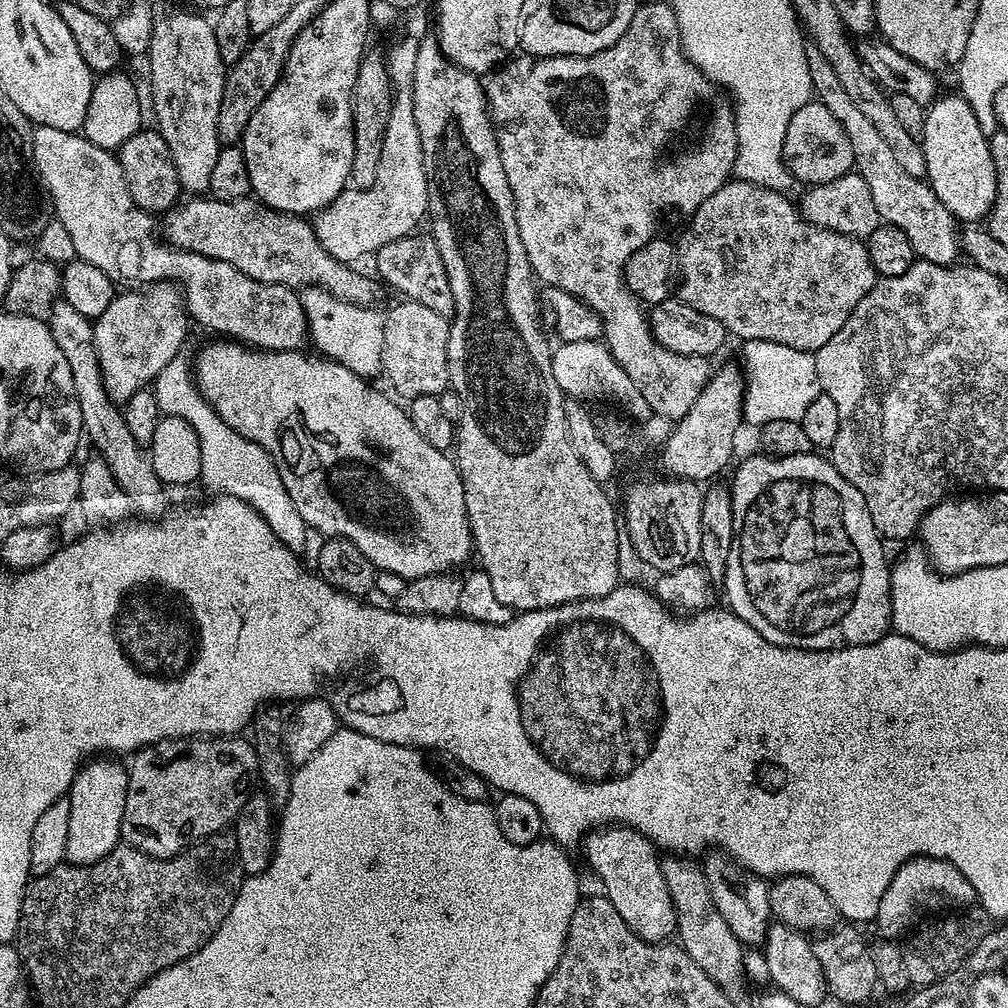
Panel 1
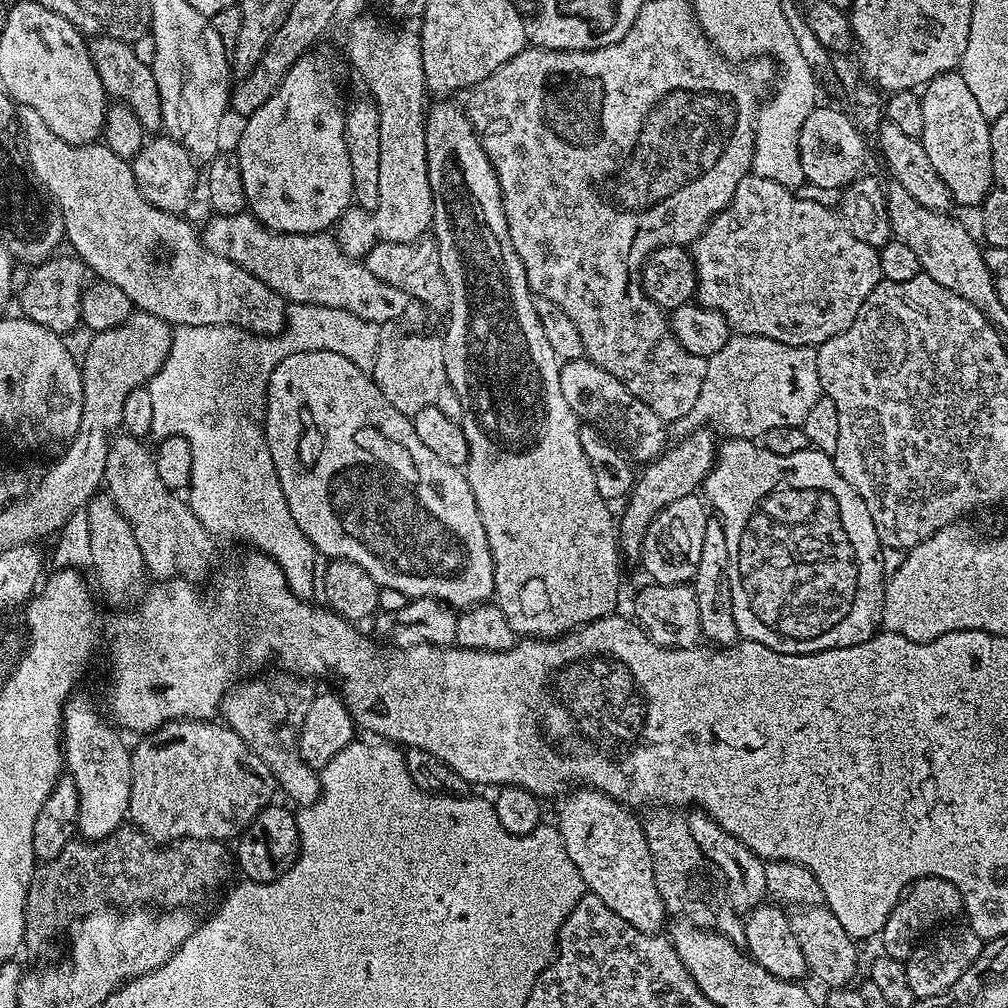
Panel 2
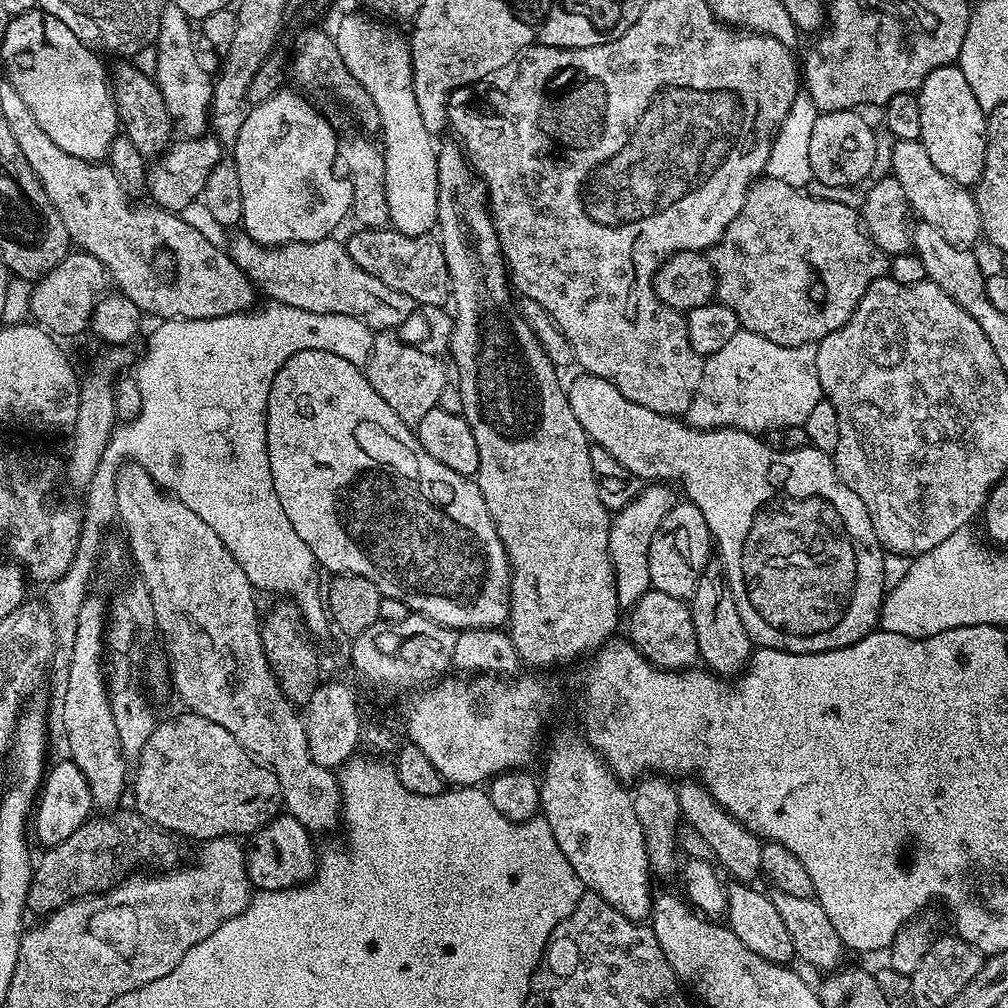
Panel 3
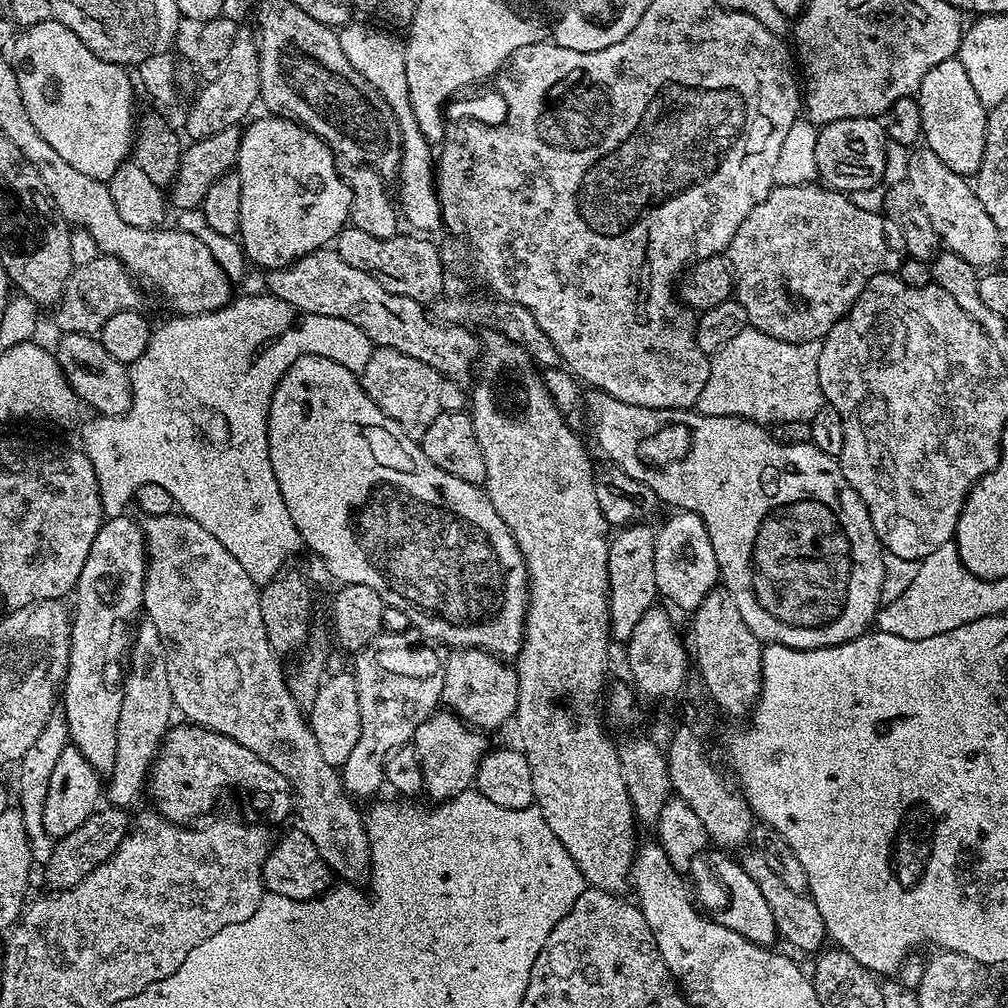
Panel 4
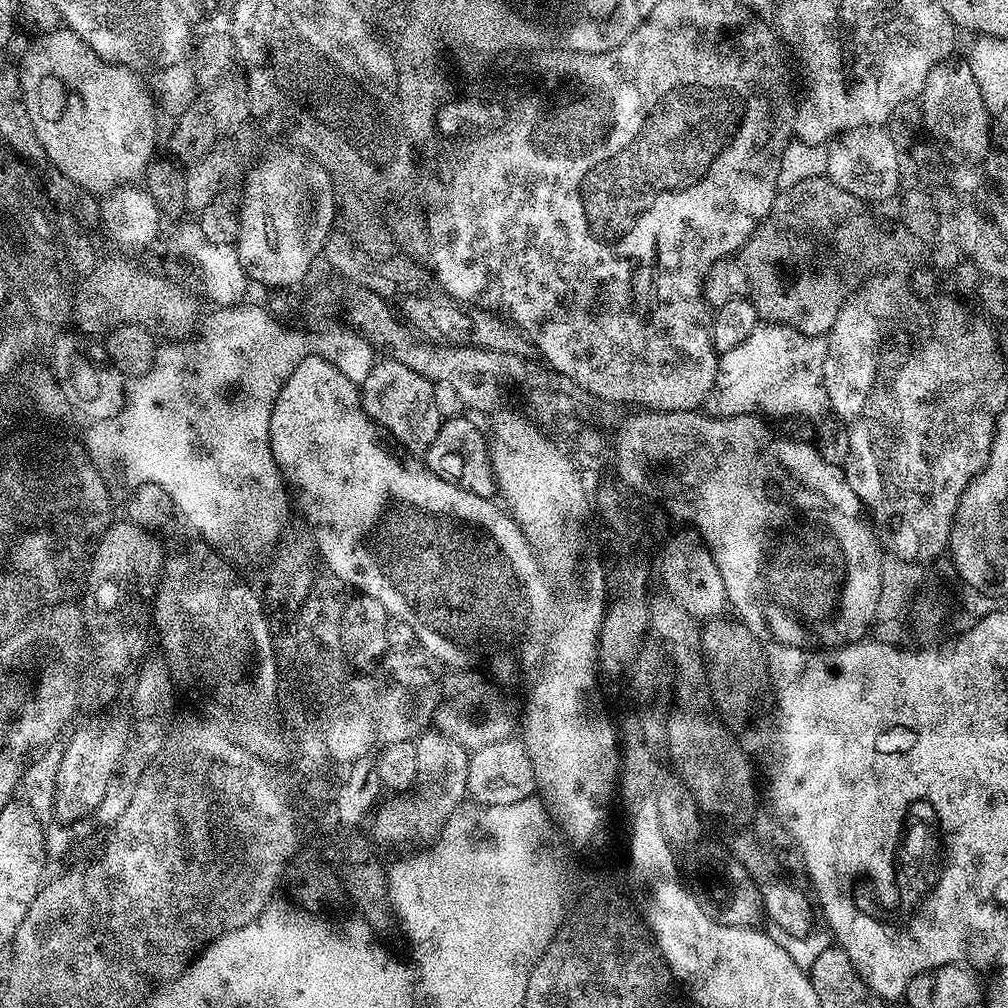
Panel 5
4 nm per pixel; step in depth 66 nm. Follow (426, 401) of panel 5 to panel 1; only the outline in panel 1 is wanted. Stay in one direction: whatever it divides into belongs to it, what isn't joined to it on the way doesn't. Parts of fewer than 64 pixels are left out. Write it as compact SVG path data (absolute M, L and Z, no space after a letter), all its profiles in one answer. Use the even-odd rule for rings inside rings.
M407 298L384 312L384 341L382 342L382 372L392 383L397 397L439 396L449 391L448 325L449 317L434 314L430 306L422 306Z

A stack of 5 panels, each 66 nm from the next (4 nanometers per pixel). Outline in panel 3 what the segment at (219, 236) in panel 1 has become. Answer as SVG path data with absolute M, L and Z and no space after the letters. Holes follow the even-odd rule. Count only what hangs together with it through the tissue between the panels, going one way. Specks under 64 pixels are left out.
M237 234L236 237L231 237L230 255L232 261L247 274L253 285L263 295L264 292L268 295L269 301L294 306L298 310L310 310L314 314L346 314L350 318L358 318L358 322L373 330L400 330L411 318L412 311L417 311L418 308L416 301L404 292L386 286L386 282L378 282L374 274L366 274L366 270L362 270L362 266L358 266L358 262L350 258L347 247L341 241L339 244L336 238L318 242L280 244L277 248L267 248L251 240L249 236Z

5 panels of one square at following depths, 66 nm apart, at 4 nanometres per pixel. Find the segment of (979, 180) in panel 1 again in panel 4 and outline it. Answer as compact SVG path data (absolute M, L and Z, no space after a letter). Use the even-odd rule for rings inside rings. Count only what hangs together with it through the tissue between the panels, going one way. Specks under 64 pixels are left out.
M959 58L938 62L938 66L934 66L926 78L922 78L918 101L923 143L934 154L938 154L938 158L942 158L942 162L946 162L954 174L965 178L975 177L982 166L989 109L978 98L966 74L966 66L962 66Z

